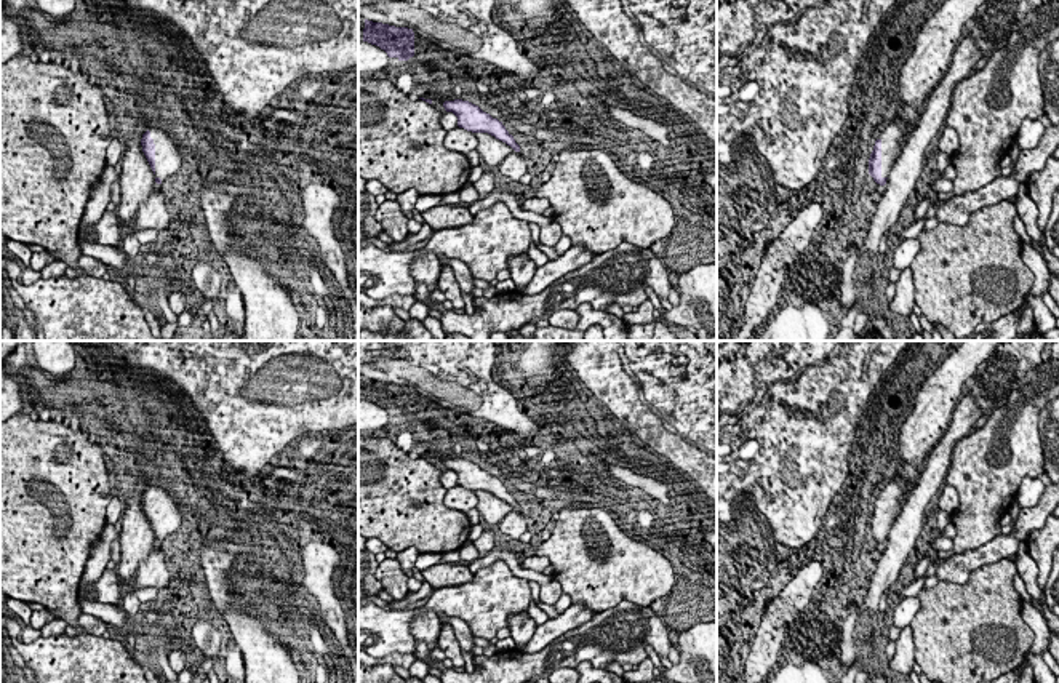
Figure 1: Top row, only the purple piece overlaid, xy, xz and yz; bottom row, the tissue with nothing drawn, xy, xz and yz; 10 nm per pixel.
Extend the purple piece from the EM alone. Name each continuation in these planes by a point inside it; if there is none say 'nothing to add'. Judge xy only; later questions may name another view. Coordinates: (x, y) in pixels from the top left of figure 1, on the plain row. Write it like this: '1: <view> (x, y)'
1: xy (168, 519)

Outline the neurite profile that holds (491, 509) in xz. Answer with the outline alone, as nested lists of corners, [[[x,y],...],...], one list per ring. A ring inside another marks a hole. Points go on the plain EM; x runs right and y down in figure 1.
[[[474,491],[478,497],[477,509],[480,512],[482,521],[486,526],[498,528],[502,518],[514,510],[510,504],[496,497],[488,491]]]

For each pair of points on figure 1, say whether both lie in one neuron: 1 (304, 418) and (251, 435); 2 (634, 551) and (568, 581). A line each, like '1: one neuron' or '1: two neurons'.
1: one neuron
2: one neuron

